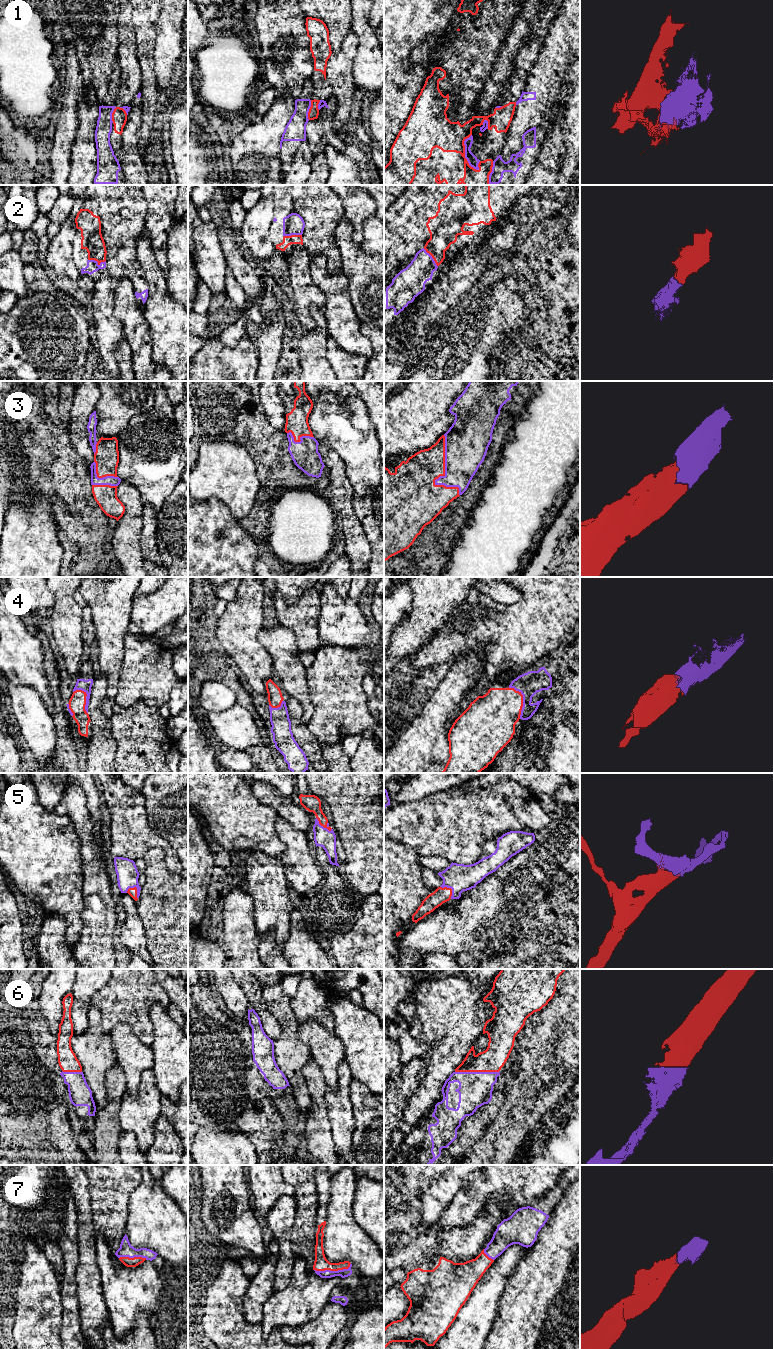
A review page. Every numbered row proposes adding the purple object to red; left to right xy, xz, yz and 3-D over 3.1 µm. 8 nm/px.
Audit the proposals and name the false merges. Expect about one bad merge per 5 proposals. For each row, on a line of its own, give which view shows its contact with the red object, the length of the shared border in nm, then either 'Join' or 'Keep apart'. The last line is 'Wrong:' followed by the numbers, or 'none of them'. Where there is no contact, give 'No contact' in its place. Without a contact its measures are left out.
1: Touches red in yz. Shared border 300 nm. Keep apart
2: Touches red in xy. Shared border 140 nm. Join
3: Touches red in yz. Shared border 500 nm. Join
4: Touches red in yz. Shared border 280 nm. Join
5: Touches red in xz. Shared border 170 nm. Join
6: Touches red in yz. Shared border 360 nm. Join
7: Touches red in xz. Shared border 300 nm. Join
Wrong: 1

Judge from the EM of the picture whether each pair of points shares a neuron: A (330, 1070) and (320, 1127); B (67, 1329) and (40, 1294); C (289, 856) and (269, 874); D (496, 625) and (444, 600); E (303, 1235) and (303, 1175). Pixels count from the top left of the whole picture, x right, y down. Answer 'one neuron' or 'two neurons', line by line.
A: two neurons
B: two neurons
C: two neurons
D: two neurons
E: one neuron

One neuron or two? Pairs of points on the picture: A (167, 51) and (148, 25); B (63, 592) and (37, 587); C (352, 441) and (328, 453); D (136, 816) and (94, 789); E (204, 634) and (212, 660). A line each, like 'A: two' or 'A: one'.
A: two
B: two
C: two
D: two
E: one

